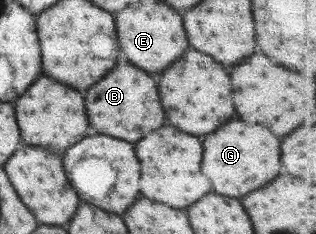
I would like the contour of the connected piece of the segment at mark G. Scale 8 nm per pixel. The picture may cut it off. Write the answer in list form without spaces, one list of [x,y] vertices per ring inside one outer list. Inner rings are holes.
[[[231,120],[225,126],[217,128],[215,132],[207,134],[203,140],[203,160],[201,160],[201,174],[205,174],[213,190],[217,194],[239,198],[251,190],[261,188],[269,180],[277,176],[279,164],[279,142],[275,136],[259,124],[243,124],[239,120]]]

